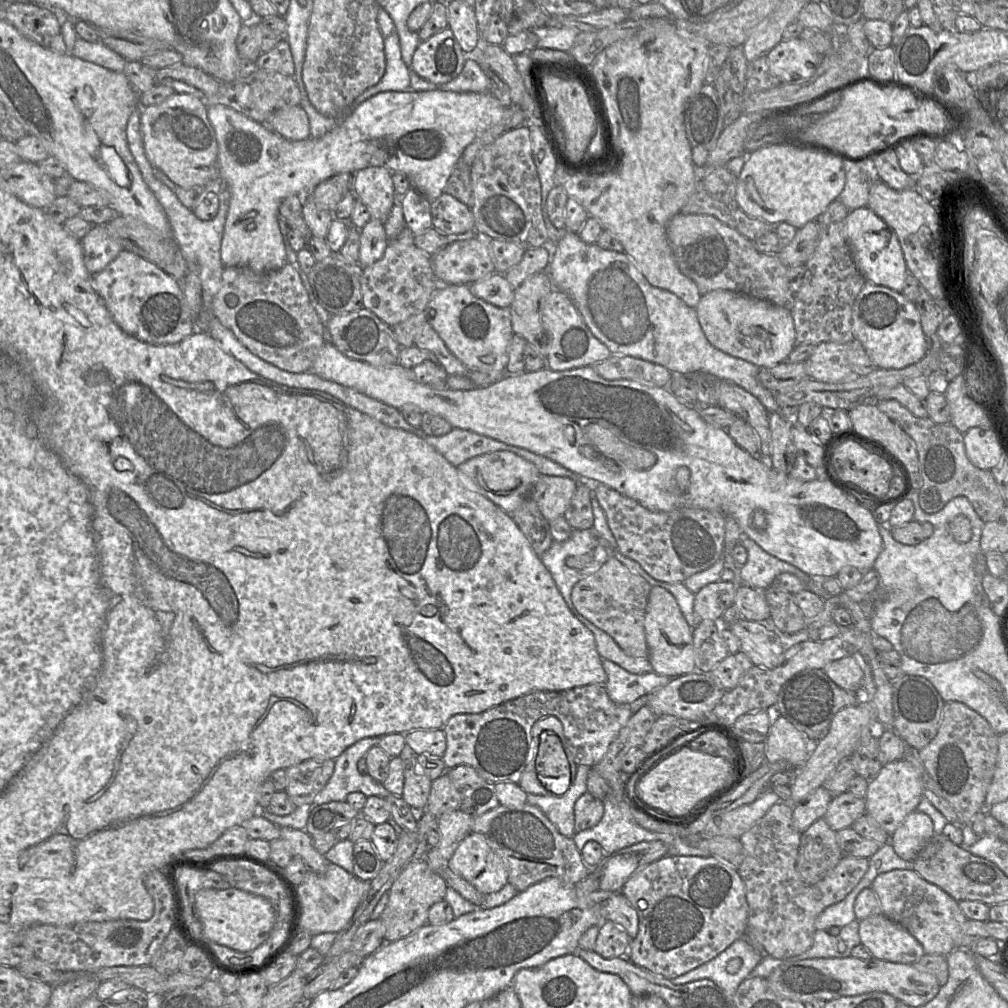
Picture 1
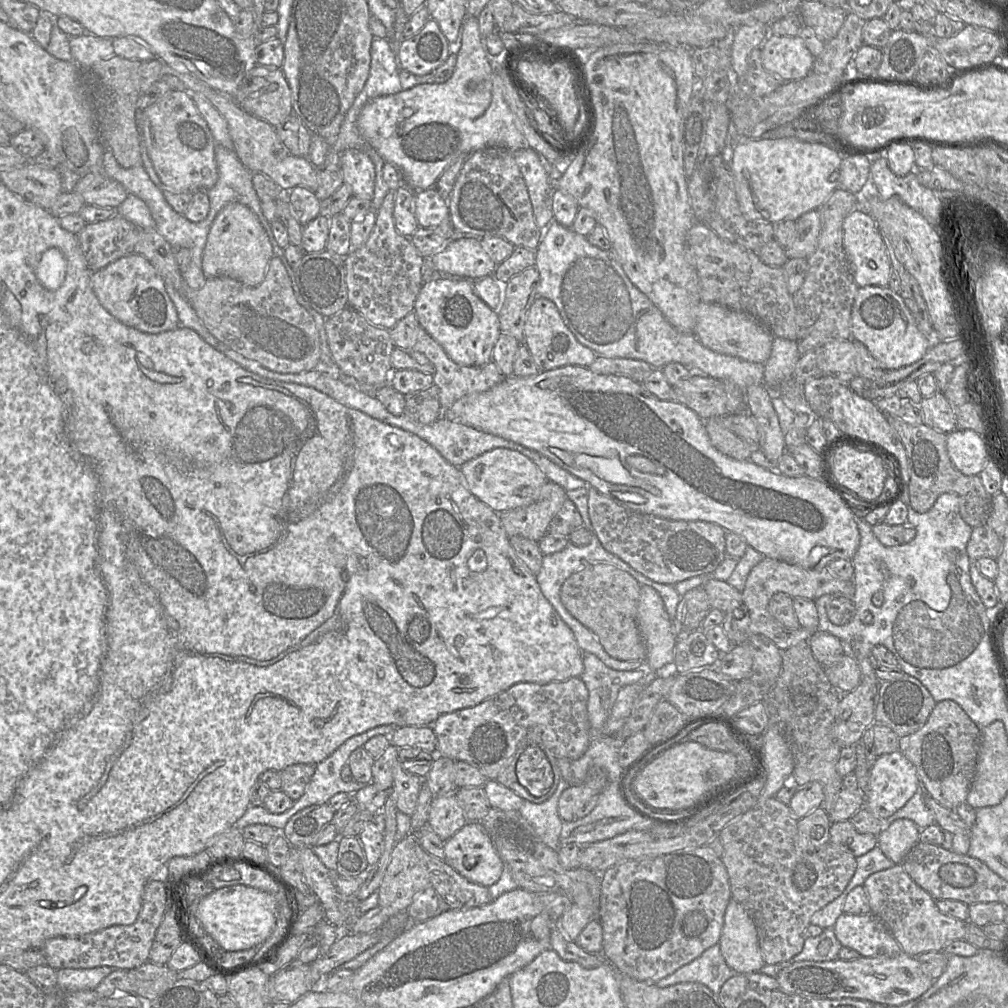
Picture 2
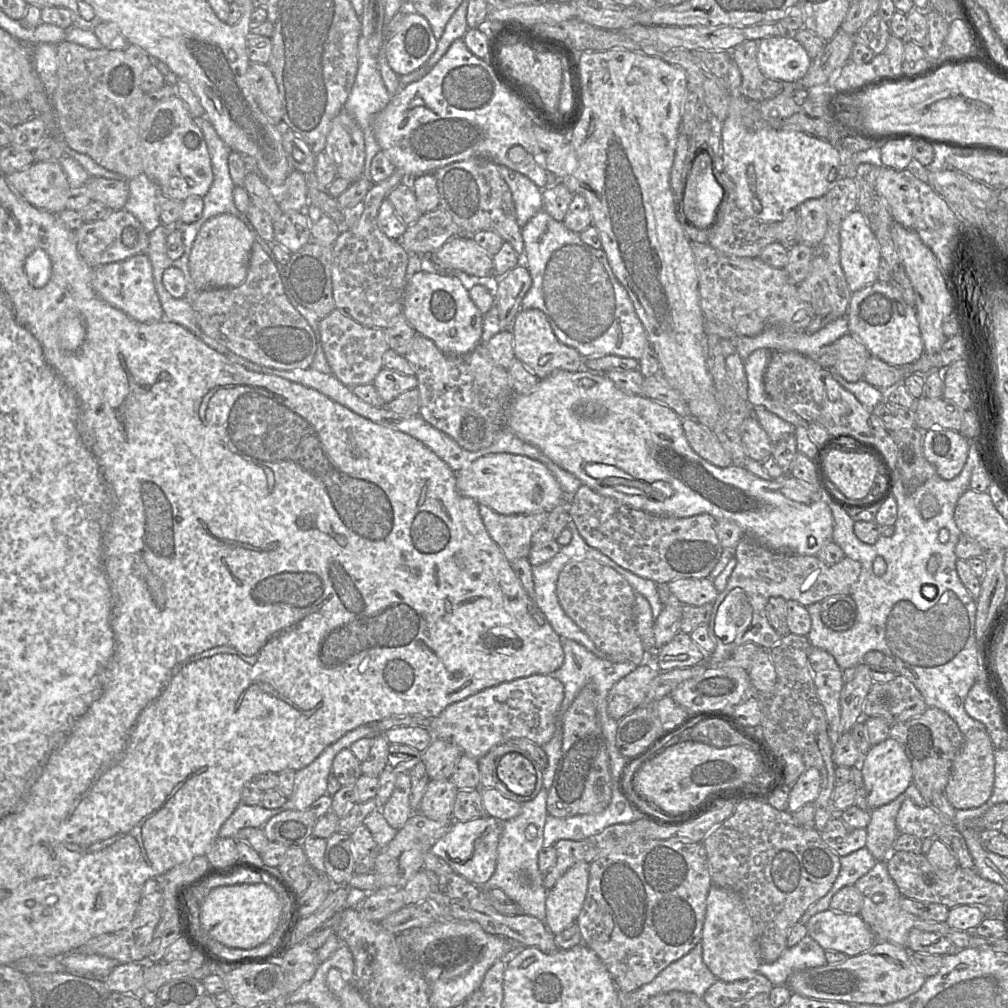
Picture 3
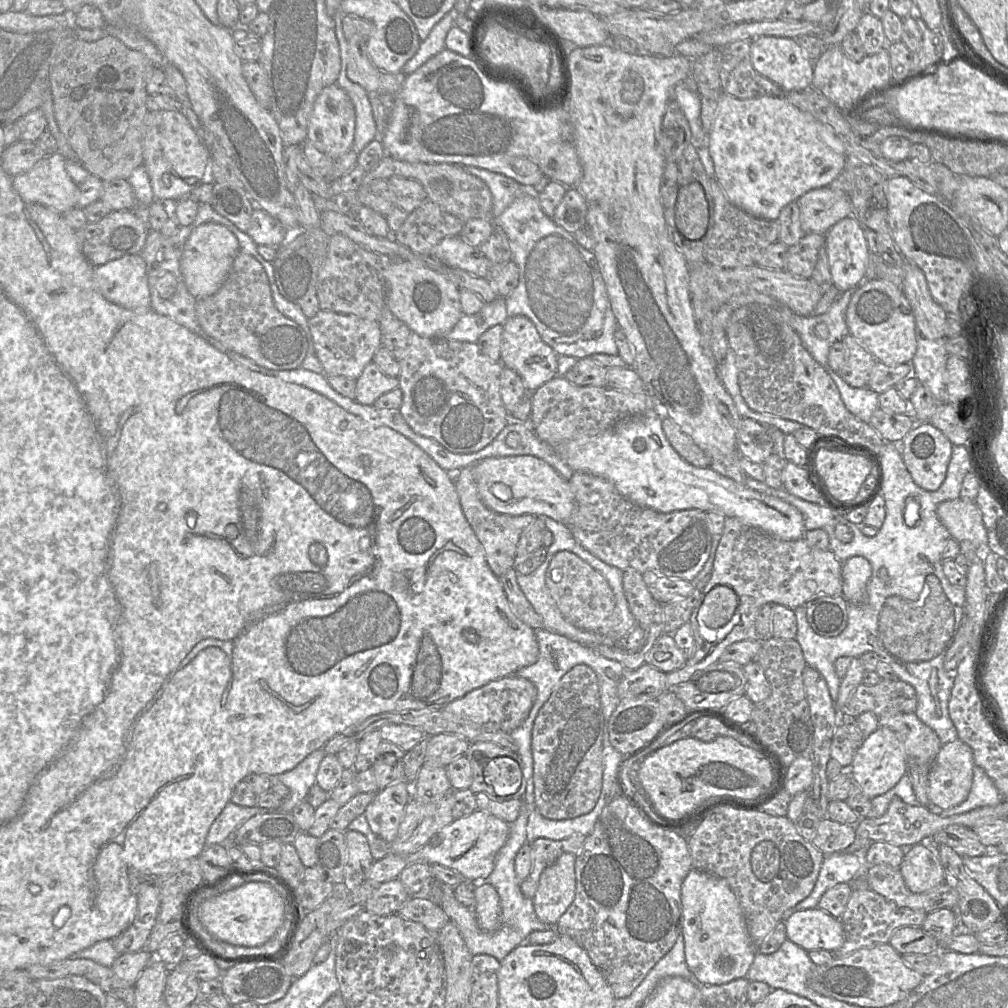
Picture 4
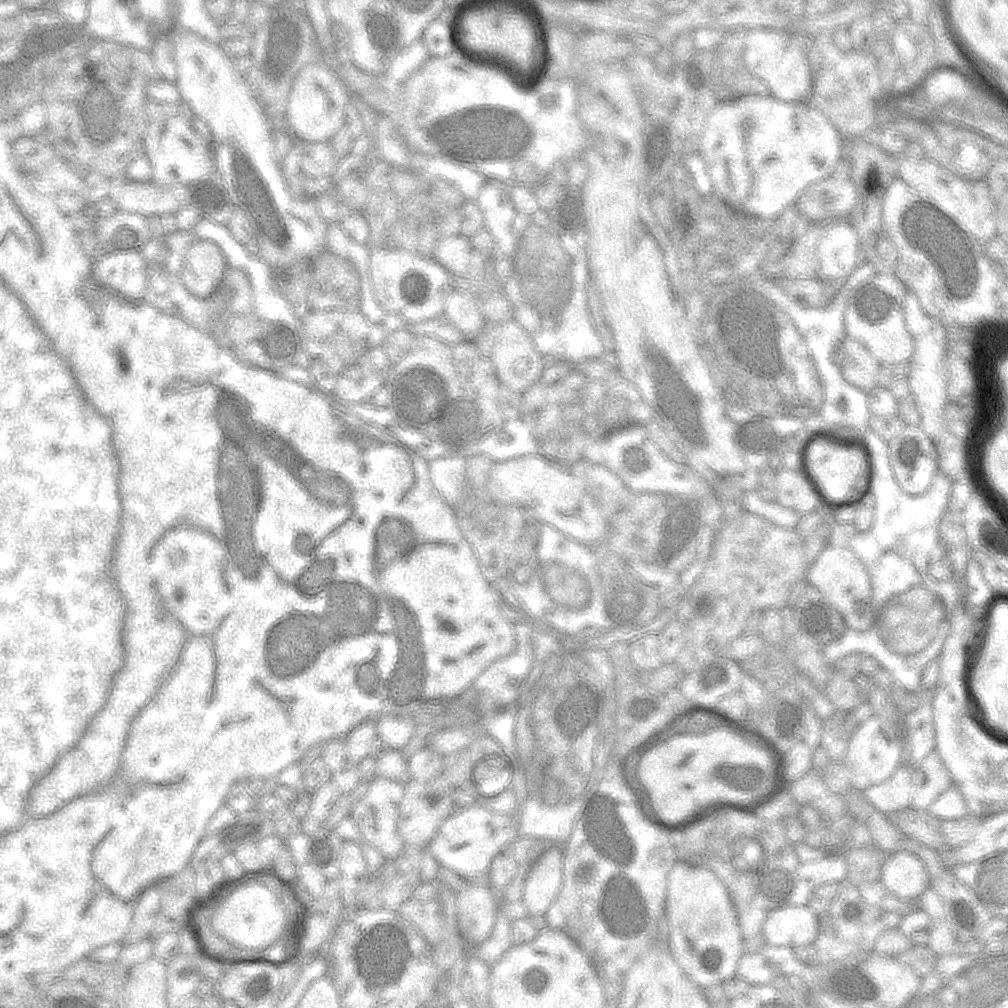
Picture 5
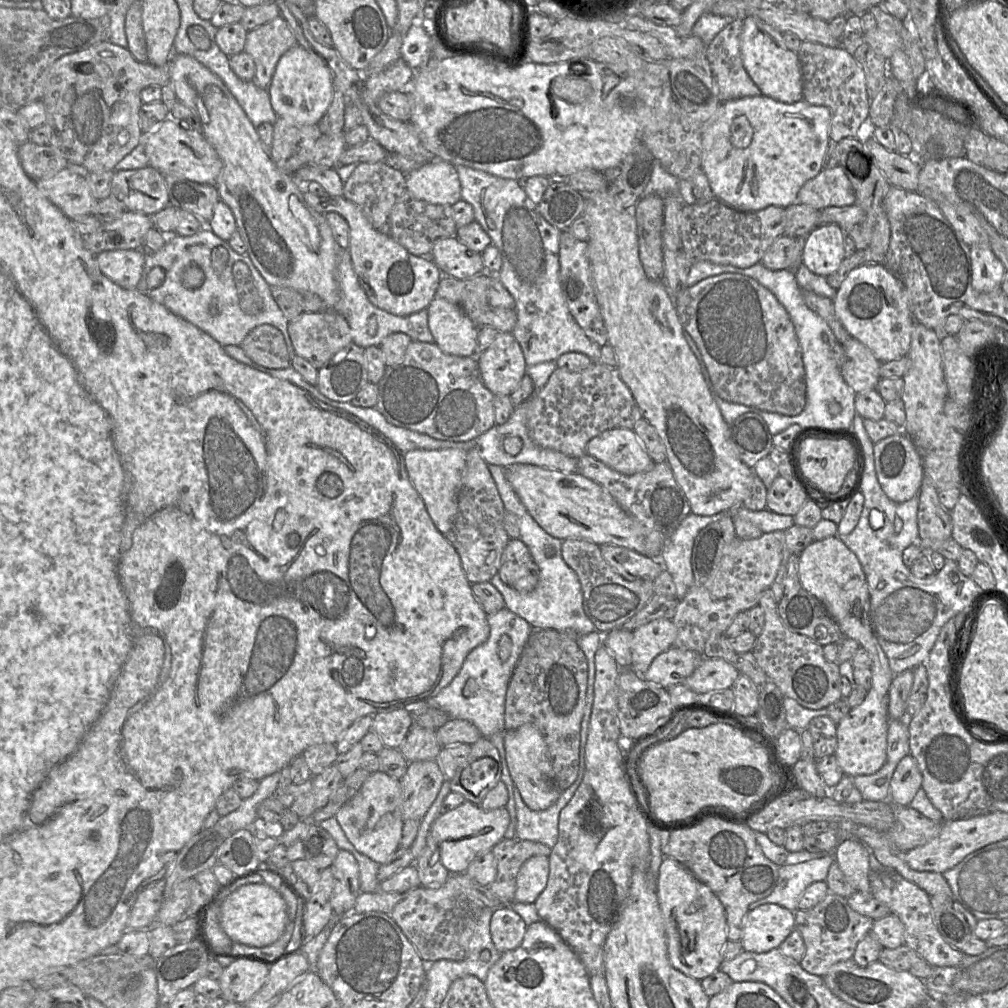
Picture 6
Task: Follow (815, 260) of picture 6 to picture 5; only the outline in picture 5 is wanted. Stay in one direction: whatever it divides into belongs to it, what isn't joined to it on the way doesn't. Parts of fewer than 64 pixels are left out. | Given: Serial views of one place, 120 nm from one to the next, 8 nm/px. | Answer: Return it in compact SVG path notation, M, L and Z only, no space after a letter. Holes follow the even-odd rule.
M848 220L839 221L831 226L817 247L818 278L849 277L857 267L858 247L857 234Z

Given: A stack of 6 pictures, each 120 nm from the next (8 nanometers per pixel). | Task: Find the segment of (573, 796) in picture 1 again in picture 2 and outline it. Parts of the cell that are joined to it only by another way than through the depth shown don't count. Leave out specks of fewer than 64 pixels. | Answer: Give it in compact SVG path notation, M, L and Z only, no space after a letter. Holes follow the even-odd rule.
M561 779L553 795L542 803L525 800L519 813L531 824L536 834L548 847L560 848L560 833L563 820L558 813L558 801L569 782Z

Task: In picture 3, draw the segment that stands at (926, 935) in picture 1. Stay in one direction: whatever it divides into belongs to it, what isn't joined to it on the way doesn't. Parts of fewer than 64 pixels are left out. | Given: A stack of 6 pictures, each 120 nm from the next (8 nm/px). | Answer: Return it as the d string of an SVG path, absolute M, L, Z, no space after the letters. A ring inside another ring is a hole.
M880 861L855 884L862 898L860 917L875 934L877 941L886 941L901 947L907 946L907 939L912 929L932 932L946 937L957 948L966 949L973 931L961 931L951 928L946 922L922 920L906 911L900 905L902 895L888 873L886 861Z

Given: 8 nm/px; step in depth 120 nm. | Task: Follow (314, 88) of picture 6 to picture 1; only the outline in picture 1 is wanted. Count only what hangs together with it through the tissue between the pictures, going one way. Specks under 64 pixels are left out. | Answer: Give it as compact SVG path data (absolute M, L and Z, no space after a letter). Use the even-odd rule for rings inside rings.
M371 166L353 173L352 192L368 208L371 219L383 223L394 205L392 172L384 167Z

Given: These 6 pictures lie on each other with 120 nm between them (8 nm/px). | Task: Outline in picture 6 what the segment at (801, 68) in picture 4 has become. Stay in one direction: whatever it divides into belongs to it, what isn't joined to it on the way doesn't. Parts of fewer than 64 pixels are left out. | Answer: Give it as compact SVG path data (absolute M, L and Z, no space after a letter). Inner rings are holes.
M754 15L743 20L740 52L745 70L762 95L784 103L803 100L803 77L796 52L790 50L782 33Z

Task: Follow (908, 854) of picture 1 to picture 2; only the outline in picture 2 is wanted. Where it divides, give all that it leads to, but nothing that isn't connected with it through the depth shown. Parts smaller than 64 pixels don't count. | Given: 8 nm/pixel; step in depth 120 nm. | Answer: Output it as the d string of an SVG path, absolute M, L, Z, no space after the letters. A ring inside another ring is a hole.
M910 819L894 821L876 836L878 847L895 864L901 864L919 842L921 829Z

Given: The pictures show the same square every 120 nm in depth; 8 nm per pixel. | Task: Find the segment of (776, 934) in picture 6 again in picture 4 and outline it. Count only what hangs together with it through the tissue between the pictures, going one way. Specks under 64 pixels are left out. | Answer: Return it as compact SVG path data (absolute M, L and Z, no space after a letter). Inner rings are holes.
M819 908L796 911L783 924L787 940L806 951L823 949L835 952L845 940L840 919Z

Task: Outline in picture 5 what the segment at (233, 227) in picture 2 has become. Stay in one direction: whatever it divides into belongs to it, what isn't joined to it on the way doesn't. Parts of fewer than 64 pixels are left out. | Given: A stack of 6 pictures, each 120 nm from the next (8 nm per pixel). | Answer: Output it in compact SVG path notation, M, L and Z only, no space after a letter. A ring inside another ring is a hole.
M199 240L186 253L181 282L194 297L207 299L217 290L226 267L219 247L213 242Z

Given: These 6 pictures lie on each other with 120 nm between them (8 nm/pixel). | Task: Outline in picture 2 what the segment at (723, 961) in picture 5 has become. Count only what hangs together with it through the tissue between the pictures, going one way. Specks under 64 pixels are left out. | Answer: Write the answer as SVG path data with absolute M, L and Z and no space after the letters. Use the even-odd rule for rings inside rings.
M730 900L718 942L726 964L737 974L759 971L764 963L755 926L735 900Z

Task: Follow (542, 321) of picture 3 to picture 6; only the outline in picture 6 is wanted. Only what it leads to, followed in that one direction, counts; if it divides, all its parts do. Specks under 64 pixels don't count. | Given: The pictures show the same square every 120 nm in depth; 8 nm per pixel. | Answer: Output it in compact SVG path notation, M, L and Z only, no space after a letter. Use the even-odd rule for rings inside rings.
M497 332L493 343L476 359L483 384L494 396L510 396L526 375L522 348L511 332Z

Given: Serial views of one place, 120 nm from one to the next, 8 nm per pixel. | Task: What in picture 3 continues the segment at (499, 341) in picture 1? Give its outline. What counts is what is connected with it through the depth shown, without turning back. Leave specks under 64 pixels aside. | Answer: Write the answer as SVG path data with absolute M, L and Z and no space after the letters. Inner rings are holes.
M419 271L409 277L402 316L417 334L431 340L446 355L465 355L479 345L482 338L483 314L471 300L466 281L443 272Z

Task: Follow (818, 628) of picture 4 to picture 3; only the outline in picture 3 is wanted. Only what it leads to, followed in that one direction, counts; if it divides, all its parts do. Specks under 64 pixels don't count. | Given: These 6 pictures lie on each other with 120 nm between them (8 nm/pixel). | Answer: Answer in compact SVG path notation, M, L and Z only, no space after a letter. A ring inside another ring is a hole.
M833 595L821 601L821 619L834 631L849 629L856 618L856 604L850 595Z

